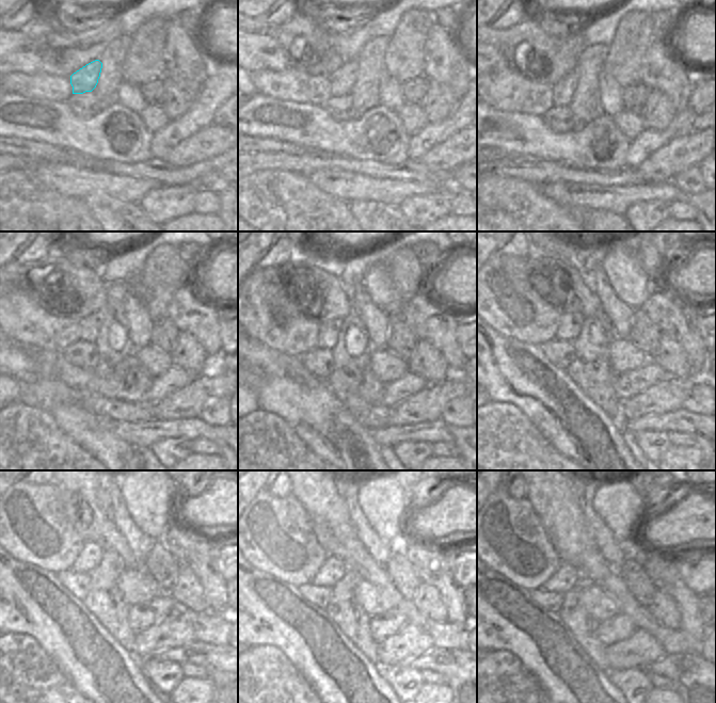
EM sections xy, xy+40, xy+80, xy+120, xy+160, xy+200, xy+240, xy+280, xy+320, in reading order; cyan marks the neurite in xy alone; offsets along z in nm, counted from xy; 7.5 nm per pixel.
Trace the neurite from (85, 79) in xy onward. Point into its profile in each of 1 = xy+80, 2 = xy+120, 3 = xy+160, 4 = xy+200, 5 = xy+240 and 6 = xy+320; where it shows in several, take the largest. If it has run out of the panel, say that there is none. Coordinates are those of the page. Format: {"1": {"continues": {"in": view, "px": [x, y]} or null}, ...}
{"1": {"continues": {"in": "xy+80", "px": [563, 90]}}, "2": {"continues": {"in": "xy+120", "px": [89, 326]}}, "3": {"continues": {"in": "xy+160", "px": [328, 330]}}, "4": {"continues": {"in": "xy+200", "px": [570, 323]}}, "5": {"continues": {"in": "xy+240", "px": [91, 555]}}, "6": {"continues": {"in": "xy+320", "px": [555, 581]}}}

